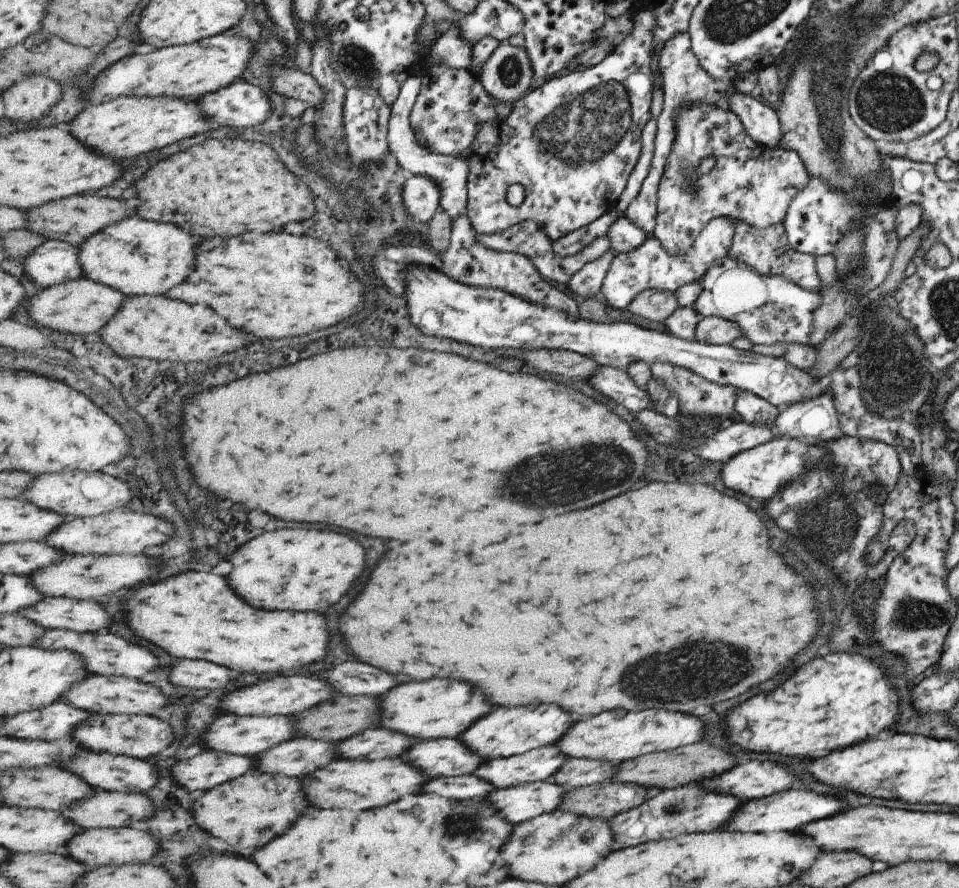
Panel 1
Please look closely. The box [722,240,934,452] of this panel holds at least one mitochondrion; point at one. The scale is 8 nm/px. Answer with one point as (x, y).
(765, 330)

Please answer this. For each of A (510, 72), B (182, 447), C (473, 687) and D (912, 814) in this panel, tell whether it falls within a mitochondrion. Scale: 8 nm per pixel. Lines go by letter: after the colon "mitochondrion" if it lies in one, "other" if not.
A: mitochondrion
B: other
C: other
D: other

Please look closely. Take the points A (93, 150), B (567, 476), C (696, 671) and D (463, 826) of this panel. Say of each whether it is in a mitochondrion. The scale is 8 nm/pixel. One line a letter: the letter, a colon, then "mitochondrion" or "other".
A: other
B: mitochondrion
C: mitochondrion
D: mitochondrion

